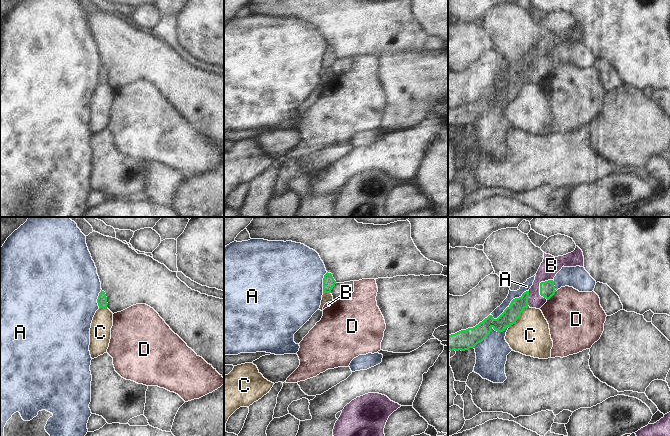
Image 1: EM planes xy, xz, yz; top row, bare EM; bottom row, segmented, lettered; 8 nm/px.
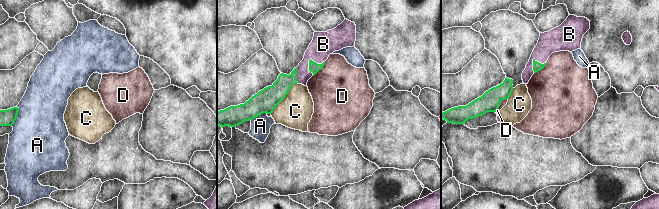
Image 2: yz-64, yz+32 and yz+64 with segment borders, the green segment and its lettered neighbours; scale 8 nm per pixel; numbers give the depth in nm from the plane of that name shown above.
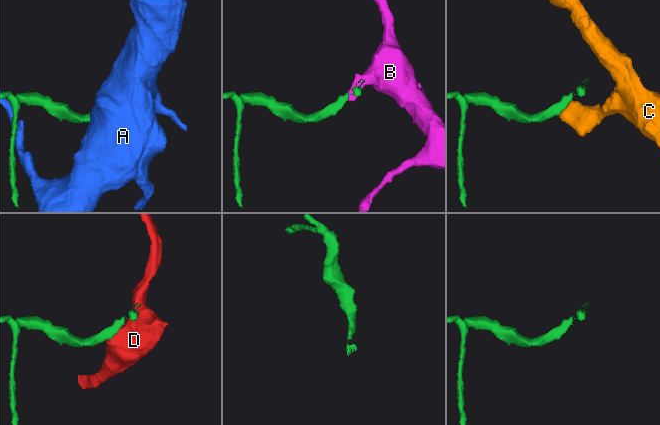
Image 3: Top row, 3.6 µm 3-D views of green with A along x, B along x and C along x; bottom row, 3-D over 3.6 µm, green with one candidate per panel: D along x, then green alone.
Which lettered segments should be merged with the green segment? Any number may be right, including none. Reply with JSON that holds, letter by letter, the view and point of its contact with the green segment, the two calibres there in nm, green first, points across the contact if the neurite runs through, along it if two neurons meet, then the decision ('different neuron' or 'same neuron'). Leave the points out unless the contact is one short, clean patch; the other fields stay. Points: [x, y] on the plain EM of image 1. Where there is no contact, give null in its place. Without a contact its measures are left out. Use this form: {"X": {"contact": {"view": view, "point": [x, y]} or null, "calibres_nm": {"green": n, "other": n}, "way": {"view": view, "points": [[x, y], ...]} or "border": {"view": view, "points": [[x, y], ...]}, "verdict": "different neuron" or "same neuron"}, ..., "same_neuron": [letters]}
{"A": {"contact": {"view": "yz", "point": [510, 79]}, "calibres_nm": {"green": 130, "other": 70}, "verdict": "different neuron"}, "B": {"contact": {"view": "yz", "point": [540, 62]}, "calibres_nm": {"green": 130, "other": 150}, "way": {"view": "yz", "points": [[547, 65], [540, 62], [551, 41]]}, "verdict": "same neuron"}, "C": {"contact": {"view": "yz", "point": [519, 92]}, "calibres_nm": {"green": 130, "other": 320}, "border": {"view": "yz", "points": [[528, 82], [509, 103]]}, "verdict": "different neuron"}, "D": {"contact": {"view": "yz", "point": [551, 72]}, "calibres_nm": {"green": 130, "other": 420}, "border": {"view": "yz", "points": [[556, 67], [547, 76]]}, "verdict": "different neuron"}, "same_neuron": ["B"]}

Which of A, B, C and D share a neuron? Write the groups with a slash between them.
A / B / C / D

